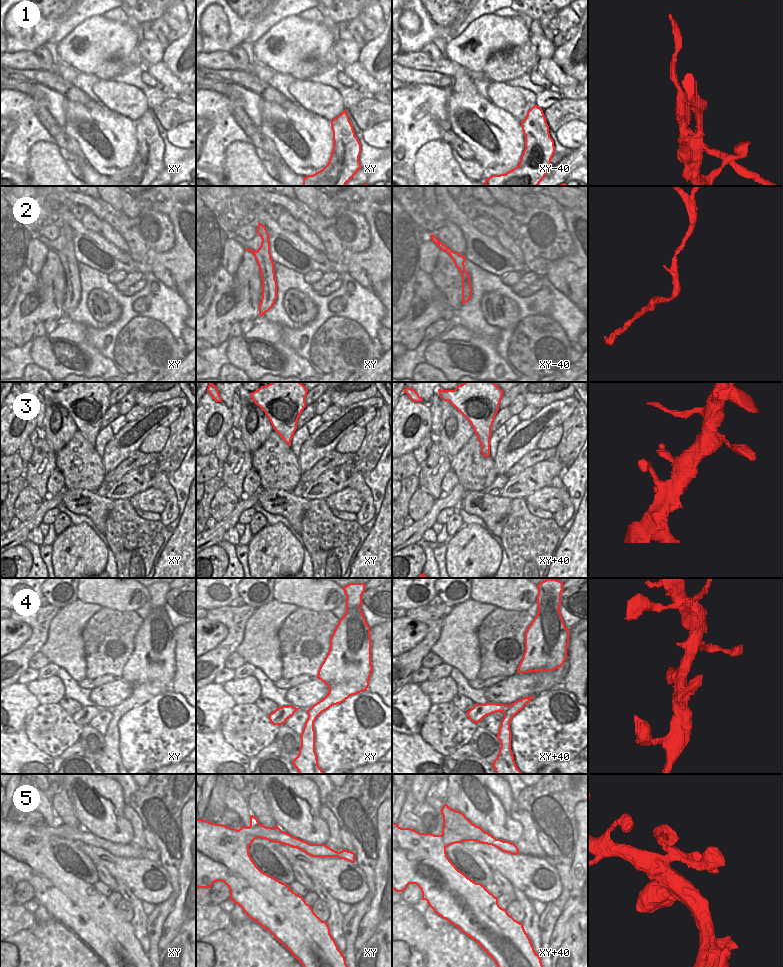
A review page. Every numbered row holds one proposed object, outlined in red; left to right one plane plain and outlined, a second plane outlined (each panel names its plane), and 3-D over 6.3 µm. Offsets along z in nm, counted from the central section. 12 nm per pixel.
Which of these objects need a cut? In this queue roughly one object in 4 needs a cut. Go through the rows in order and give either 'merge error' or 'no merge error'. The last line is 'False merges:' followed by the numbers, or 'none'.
1: merge error
2: no merge error
3: no merge error
4: no merge error
5: no merge error
False merges: 1

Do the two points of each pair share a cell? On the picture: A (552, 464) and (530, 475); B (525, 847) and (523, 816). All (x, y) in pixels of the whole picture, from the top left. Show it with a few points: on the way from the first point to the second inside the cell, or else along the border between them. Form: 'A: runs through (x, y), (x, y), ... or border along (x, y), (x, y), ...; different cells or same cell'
A: runs through (547, 469), (540, 475), (535, 475); same cell
B: runs through (527, 839), (527, 824); same cell

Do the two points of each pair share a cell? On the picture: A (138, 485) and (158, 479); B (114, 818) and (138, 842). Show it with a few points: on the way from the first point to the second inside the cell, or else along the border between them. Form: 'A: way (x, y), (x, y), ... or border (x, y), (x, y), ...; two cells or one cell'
A: border (160, 471), (154, 475), (150, 486); two cells
B: border (123, 815), (133, 831), (133, 838), (129, 844); two cells

